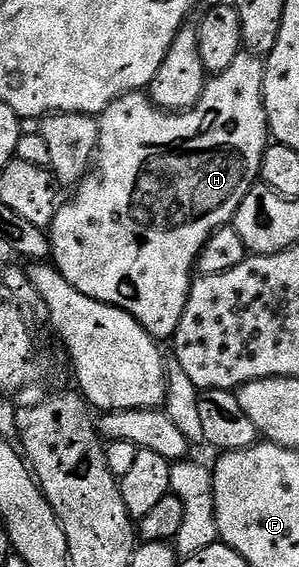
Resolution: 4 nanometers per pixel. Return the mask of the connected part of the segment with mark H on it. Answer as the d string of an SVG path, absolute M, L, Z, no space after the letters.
M253 53L240 54L228 69L207 78L200 101L187 111L164 111L157 107L146 93L121 95L119 99L112 101L108 109L104 109L102 114L97 116L98 150L94 152L92 170L77 187L73 188L74 199L68 200L67 203L65 200L59 206L54 220L49 225L50 259L64 277L64 281L68 281L72 289L80 289L84 297L92 297L96 301L104 301L108 305L124 309L155 341L173 340L176 329L180 327L180 317L184 317L184 305L188 305L188 293L191 283L196 278L198 258L208 237L212 237L216 229L233 224L234 214L240 209L240 201L244 201L244 197L248 197L248 193L259 182L262 158L272 139L264 109L265 72L263 60L259 56Z

